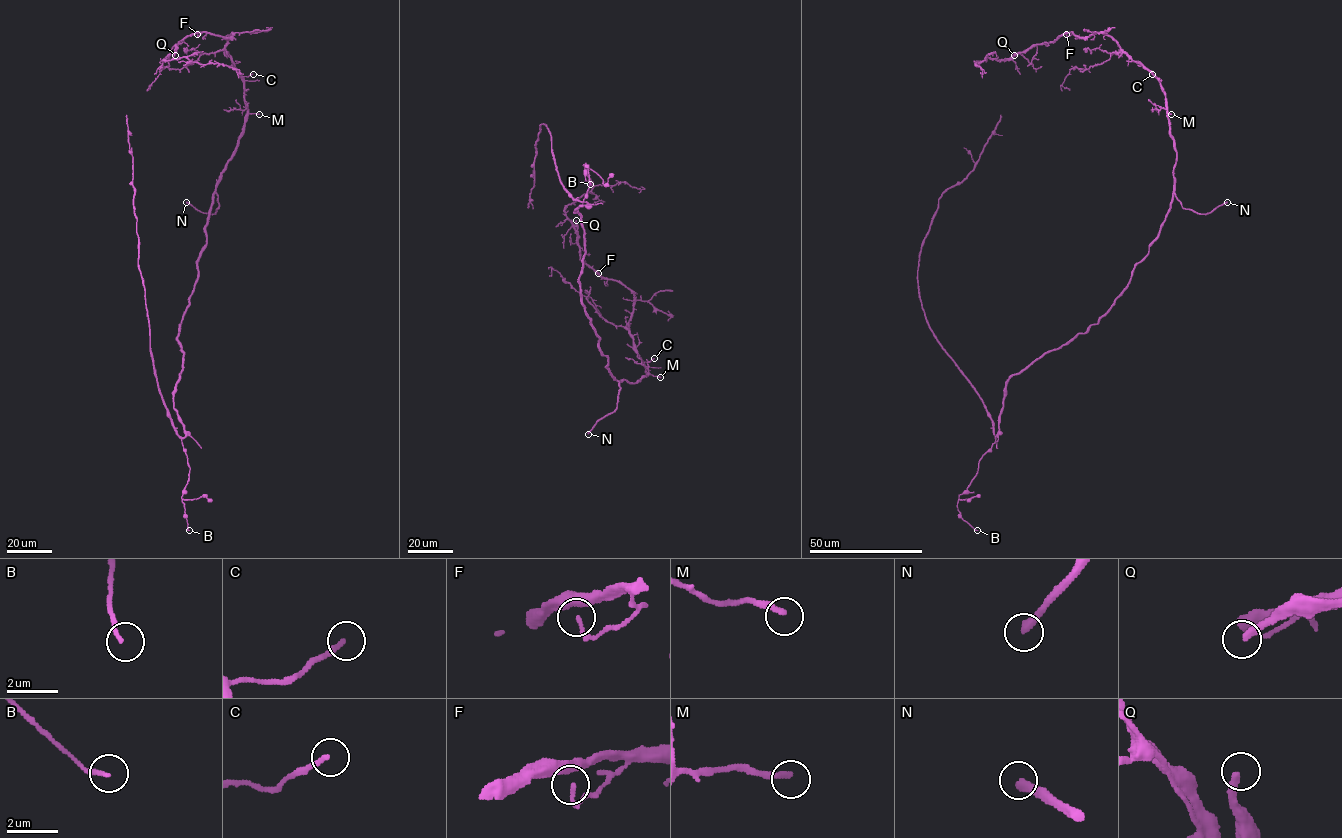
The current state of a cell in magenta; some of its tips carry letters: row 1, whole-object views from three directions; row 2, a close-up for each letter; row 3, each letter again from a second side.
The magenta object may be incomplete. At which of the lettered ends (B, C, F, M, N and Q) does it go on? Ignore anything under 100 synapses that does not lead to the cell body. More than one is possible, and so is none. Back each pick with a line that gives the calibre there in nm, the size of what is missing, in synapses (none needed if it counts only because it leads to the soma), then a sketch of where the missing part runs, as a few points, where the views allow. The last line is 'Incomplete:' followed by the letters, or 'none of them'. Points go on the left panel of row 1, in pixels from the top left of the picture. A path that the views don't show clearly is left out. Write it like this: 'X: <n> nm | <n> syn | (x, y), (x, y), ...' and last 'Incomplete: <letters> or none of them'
N: 340 nm | (186, 202), (171, 183), (164, 183), (165, 181)
Q: 300 nm | 110 syn | (175, 55), (178, 67), (173, 84), (182, 91), (192, 113), (180, 141)
Incomplete: N, Q

